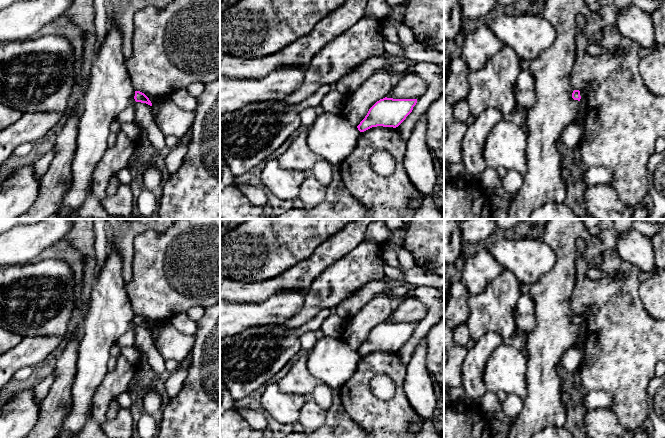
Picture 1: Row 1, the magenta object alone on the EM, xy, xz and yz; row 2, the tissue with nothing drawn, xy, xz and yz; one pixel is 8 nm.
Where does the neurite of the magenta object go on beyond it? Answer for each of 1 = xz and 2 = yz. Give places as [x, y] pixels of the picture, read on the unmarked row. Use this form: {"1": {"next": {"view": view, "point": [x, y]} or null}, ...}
{"1": {"next": null}, "2": {"next": null}}

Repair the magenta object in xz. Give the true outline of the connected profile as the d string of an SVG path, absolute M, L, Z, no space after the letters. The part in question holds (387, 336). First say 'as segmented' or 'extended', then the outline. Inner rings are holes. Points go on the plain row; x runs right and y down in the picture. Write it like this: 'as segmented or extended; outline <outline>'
as segmented; outline M383 322L377 325L357 350L360 356L372 351L398 351L412 336L417 323Z

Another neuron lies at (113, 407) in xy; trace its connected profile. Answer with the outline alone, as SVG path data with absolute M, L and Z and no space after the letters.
M114 398L111 400L108 409L107 409L107 413L106 413L106 419L113 419L116 417L118 410L120 409L120 405L117 402L117 399Z

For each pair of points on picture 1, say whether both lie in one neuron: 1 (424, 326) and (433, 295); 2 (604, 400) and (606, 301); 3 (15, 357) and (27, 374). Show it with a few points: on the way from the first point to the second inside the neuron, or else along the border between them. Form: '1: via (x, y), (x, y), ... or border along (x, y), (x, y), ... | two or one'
1: via (431, 318), (433, 316), (433, 303) | one
2: border along (588, 391), (607, 391), (613, 401) | two
3: border along (35, 368), (23, 366), (12, 377) | two

